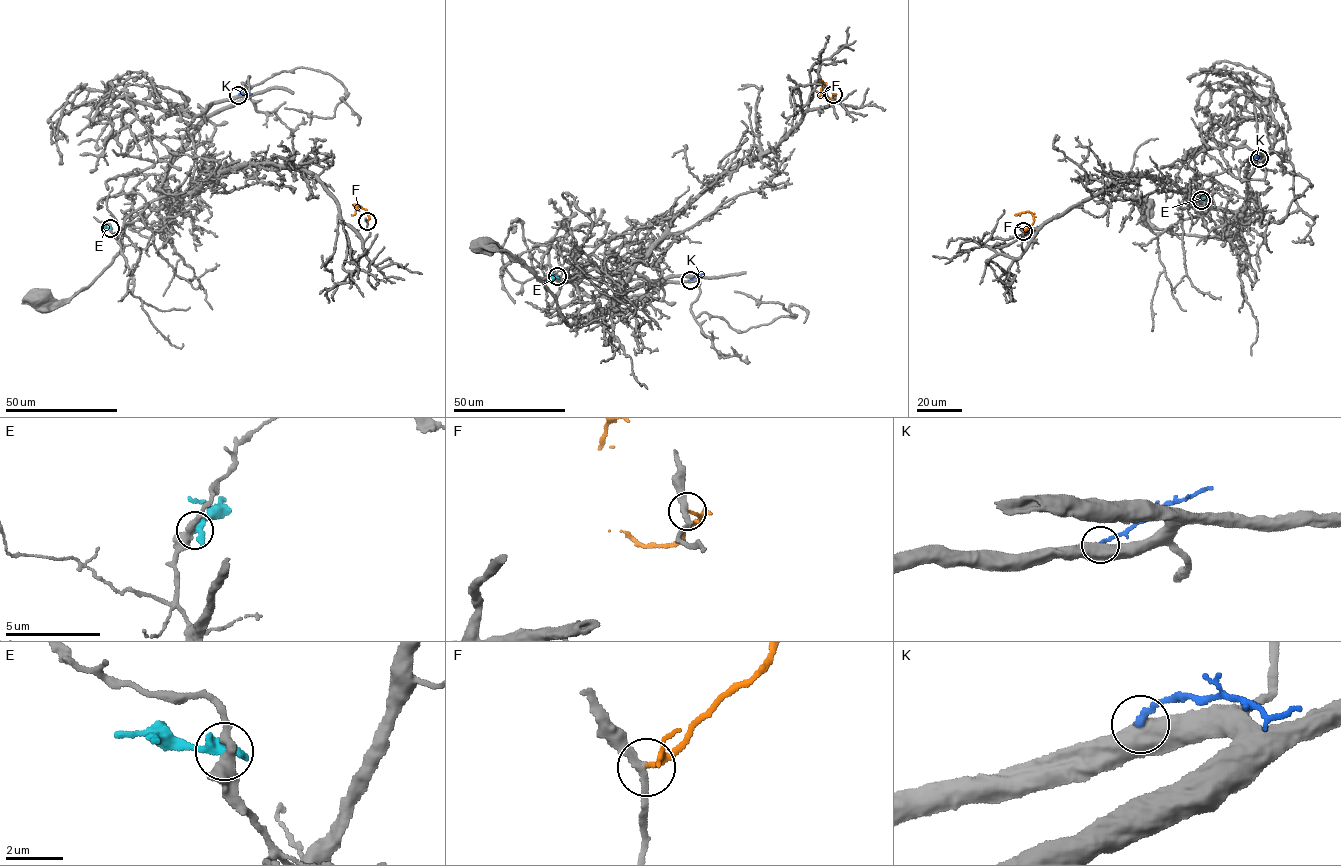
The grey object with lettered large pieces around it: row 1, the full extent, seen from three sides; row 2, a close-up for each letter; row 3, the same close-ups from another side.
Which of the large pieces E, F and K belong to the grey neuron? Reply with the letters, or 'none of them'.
none of them

